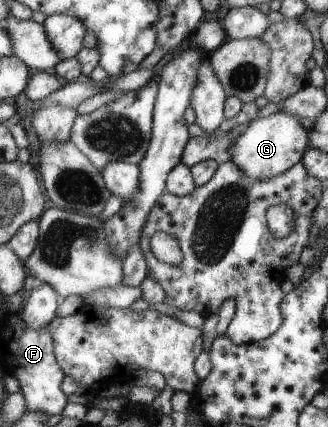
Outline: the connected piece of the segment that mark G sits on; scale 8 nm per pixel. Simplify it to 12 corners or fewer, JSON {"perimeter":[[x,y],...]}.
{"perimeter":[[271,113],[234,140],[231,162],[267,180],[303,159],[296,114]]}

